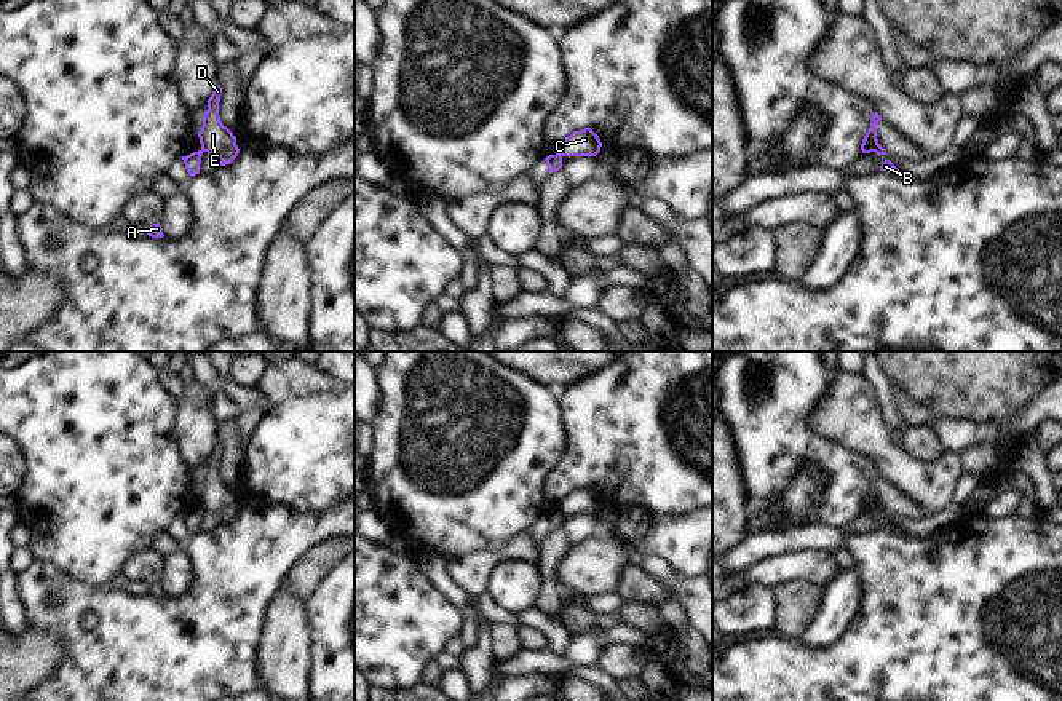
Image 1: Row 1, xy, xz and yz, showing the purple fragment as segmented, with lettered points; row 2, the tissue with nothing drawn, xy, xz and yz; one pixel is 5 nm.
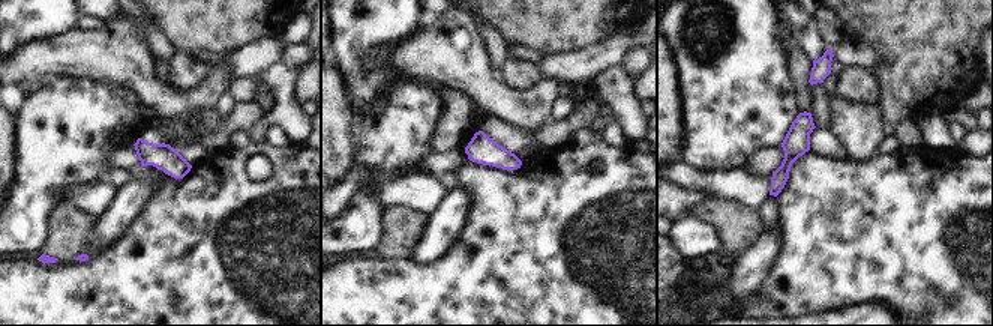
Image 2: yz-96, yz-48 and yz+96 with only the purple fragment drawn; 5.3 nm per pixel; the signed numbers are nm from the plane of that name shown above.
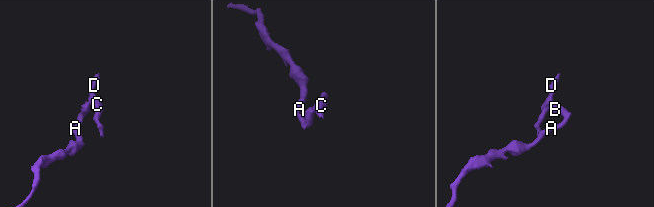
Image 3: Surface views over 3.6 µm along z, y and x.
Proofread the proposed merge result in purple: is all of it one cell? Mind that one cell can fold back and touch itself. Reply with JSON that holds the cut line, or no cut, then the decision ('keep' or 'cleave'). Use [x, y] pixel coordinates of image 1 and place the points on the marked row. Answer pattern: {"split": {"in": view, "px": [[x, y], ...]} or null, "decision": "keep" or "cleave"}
{"split": {"in": "yz", "px": [[877, 142], [872, 150]]}, "decision": "cleave"}

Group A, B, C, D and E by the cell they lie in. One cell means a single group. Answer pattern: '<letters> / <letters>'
A B / C D E

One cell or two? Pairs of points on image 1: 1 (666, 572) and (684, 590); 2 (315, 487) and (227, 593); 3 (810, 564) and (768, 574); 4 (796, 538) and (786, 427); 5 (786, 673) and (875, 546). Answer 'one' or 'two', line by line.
1: one
2: two
3: one
4: two
5: one

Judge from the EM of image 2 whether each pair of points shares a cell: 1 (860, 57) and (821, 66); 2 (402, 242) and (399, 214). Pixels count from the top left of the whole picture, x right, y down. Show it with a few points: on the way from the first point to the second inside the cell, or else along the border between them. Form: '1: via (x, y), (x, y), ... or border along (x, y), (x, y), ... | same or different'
1: via (849, 53), (831, 53), (828, 56) | same
2: via (401, 235), (399, 221) | same

